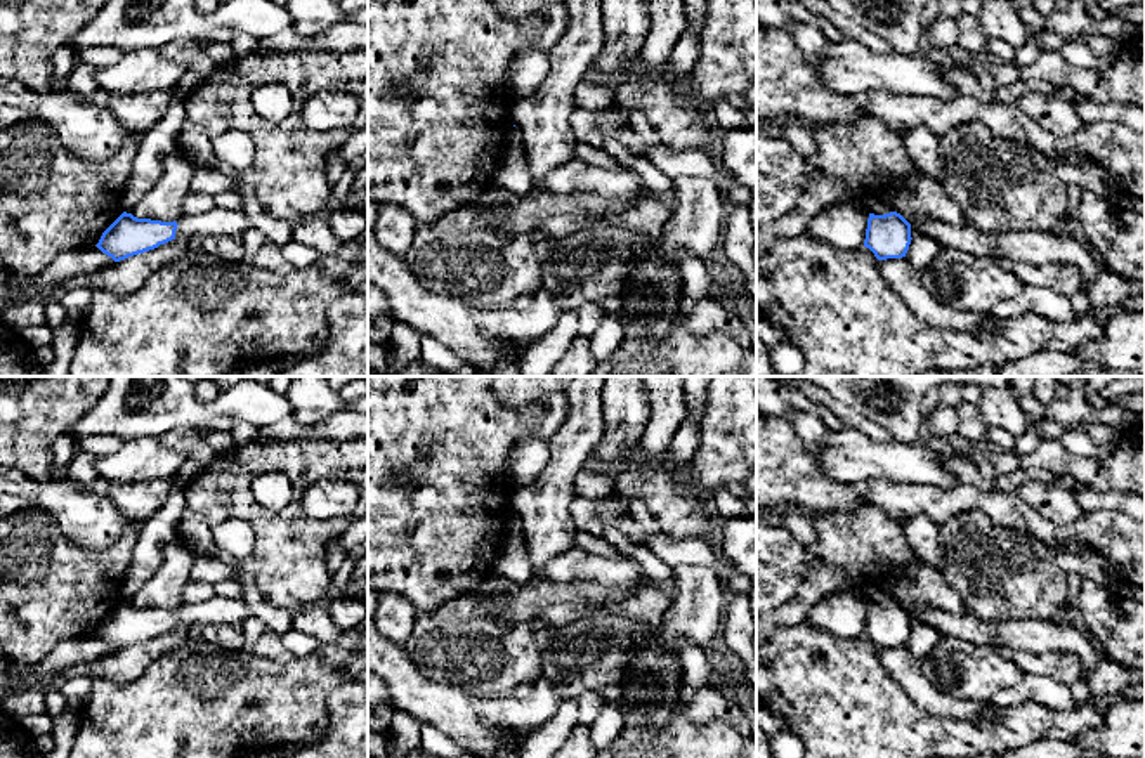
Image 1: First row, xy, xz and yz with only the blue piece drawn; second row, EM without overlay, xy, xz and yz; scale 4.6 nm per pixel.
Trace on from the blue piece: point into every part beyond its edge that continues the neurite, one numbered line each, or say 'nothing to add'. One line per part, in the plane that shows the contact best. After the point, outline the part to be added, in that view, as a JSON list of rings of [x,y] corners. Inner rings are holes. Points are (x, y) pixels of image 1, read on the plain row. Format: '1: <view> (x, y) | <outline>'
1: xy (215, 611) | [[[213,597],[206,602],[194,605],[180,605],[175,609],[177,619],[175,626],[200,626],[200,624],[241,624],[246,618],[250,618],[248,605],[243,597],[238,598],[224,598]]]

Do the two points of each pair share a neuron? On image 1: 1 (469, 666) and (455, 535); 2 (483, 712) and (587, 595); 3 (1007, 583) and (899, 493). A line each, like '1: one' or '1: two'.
1: two
2: two
3: two

